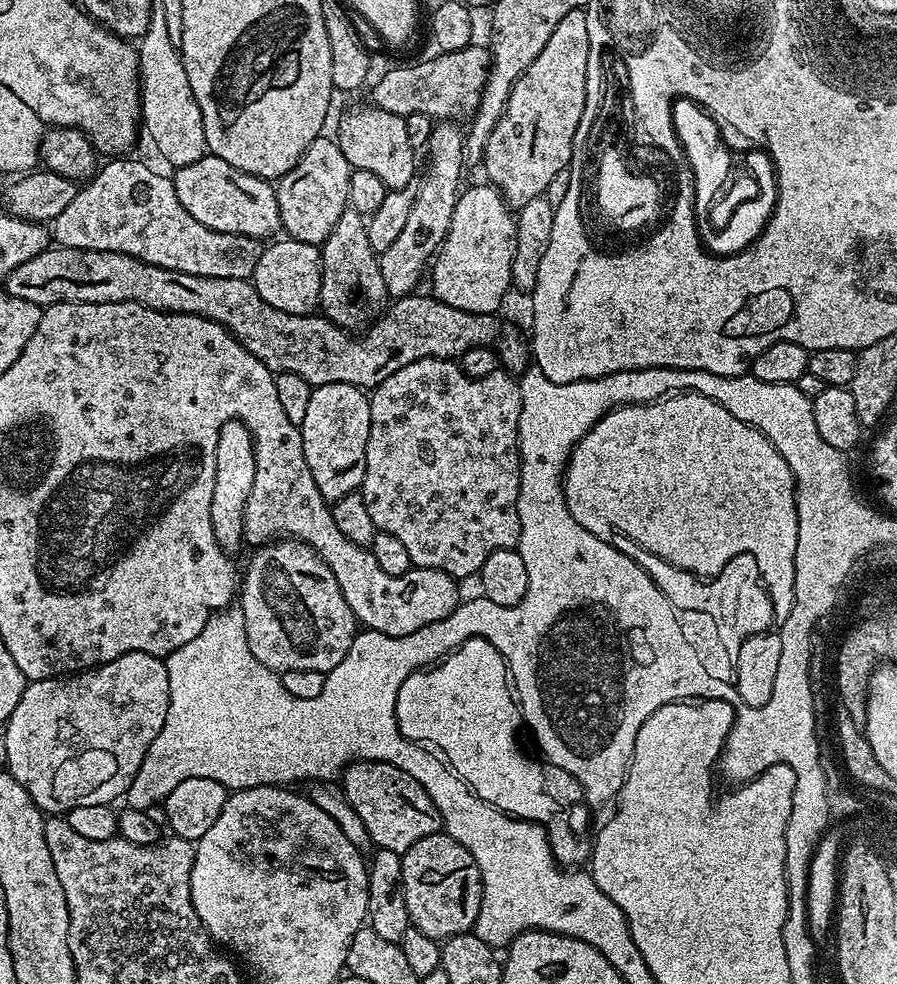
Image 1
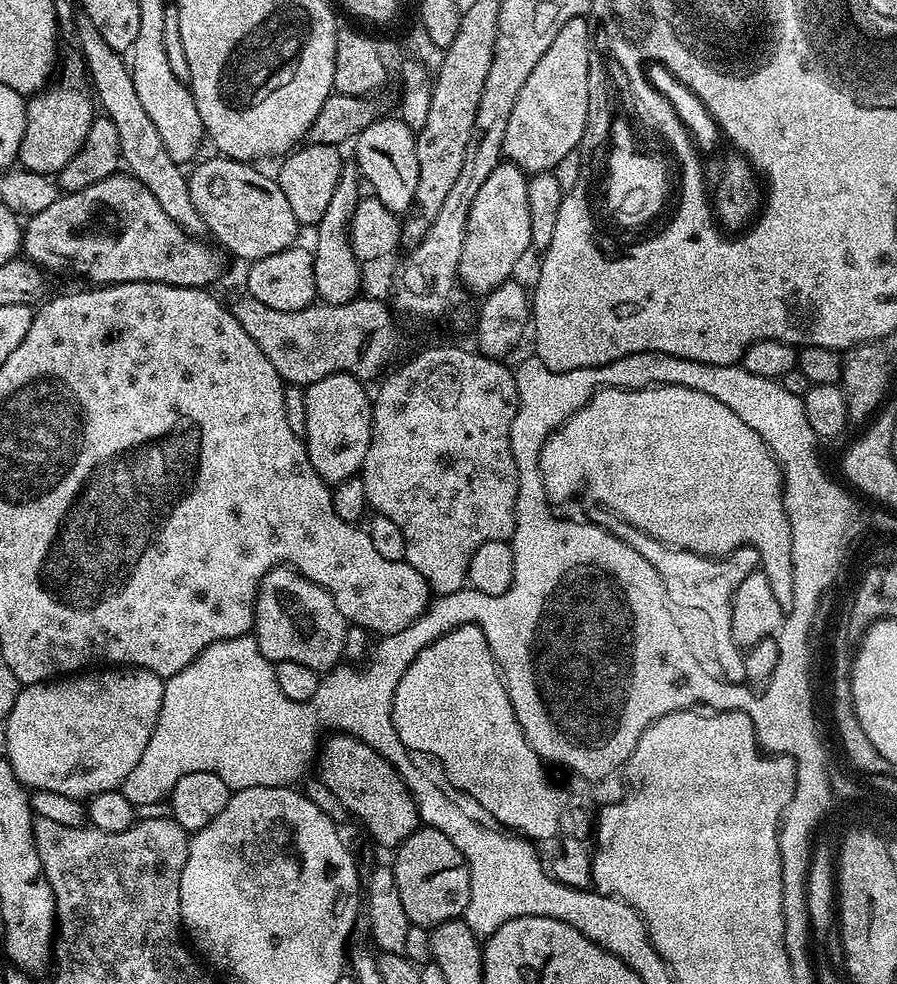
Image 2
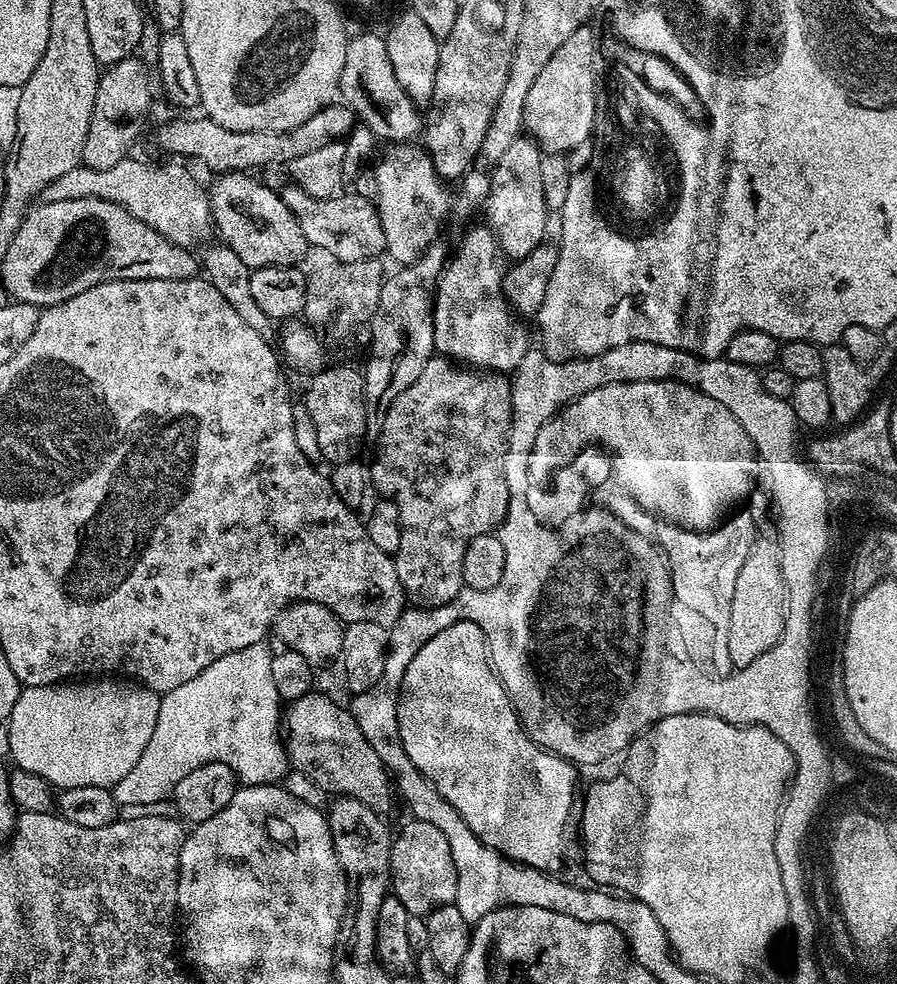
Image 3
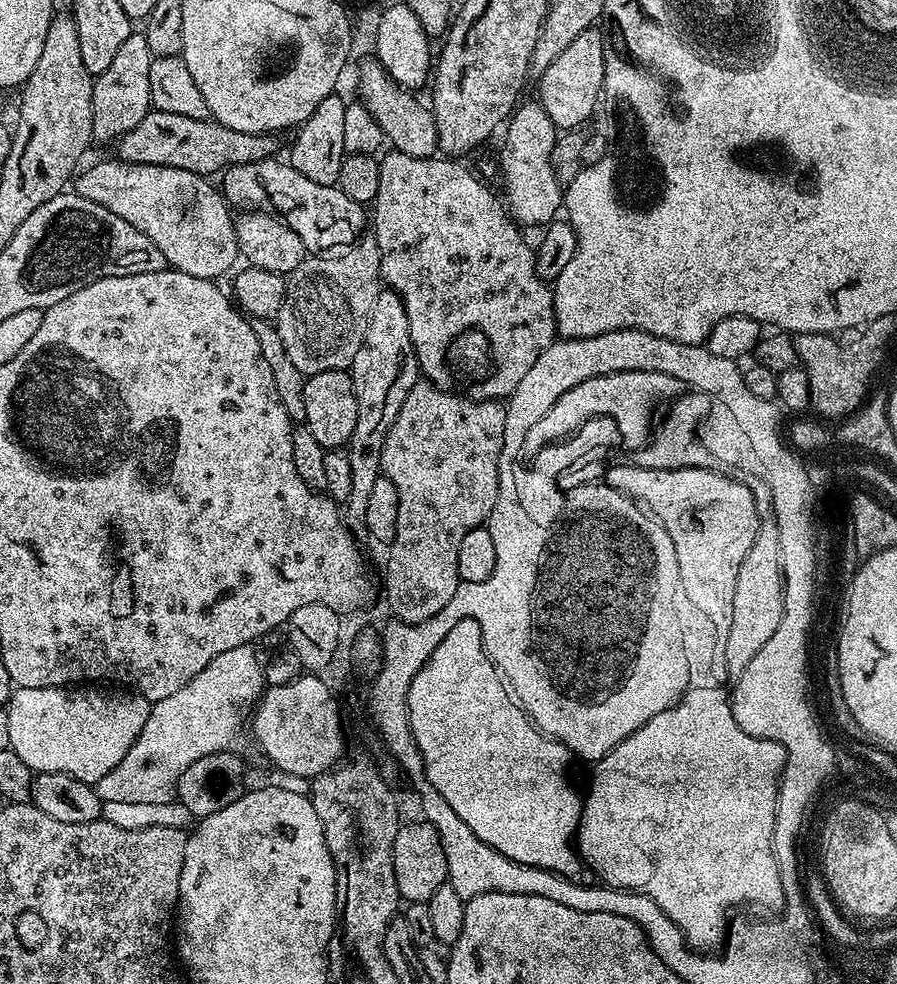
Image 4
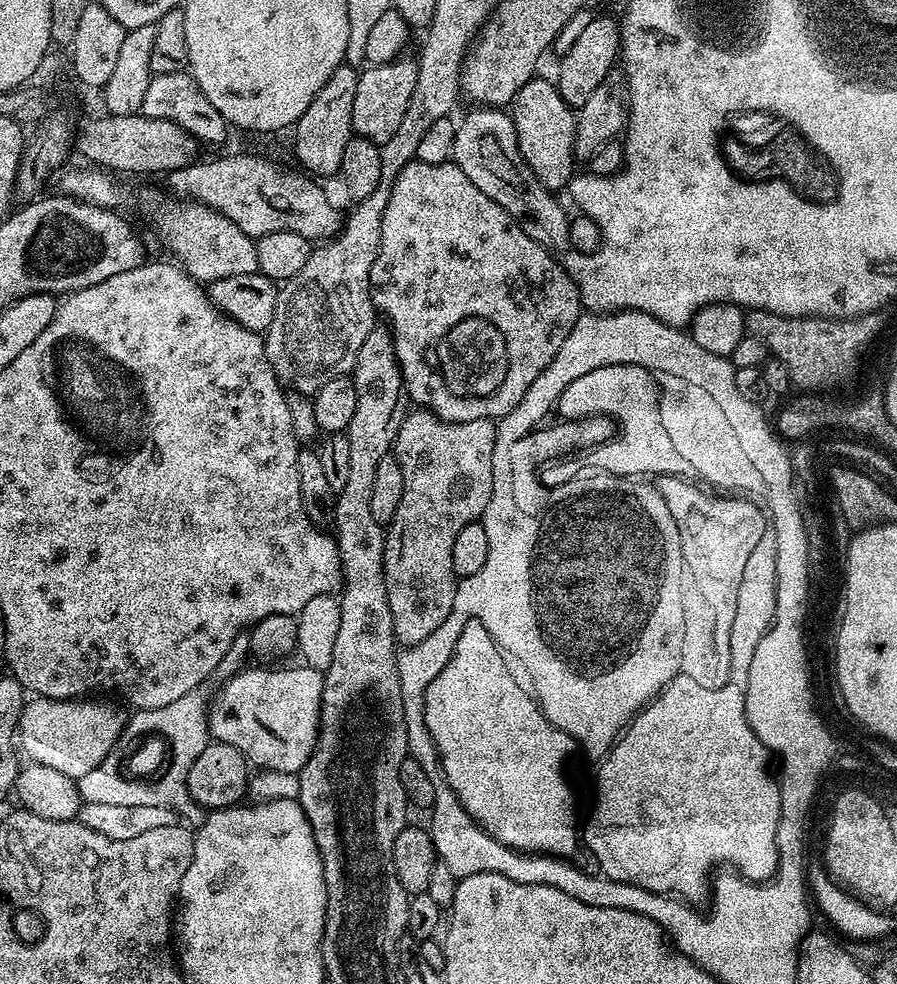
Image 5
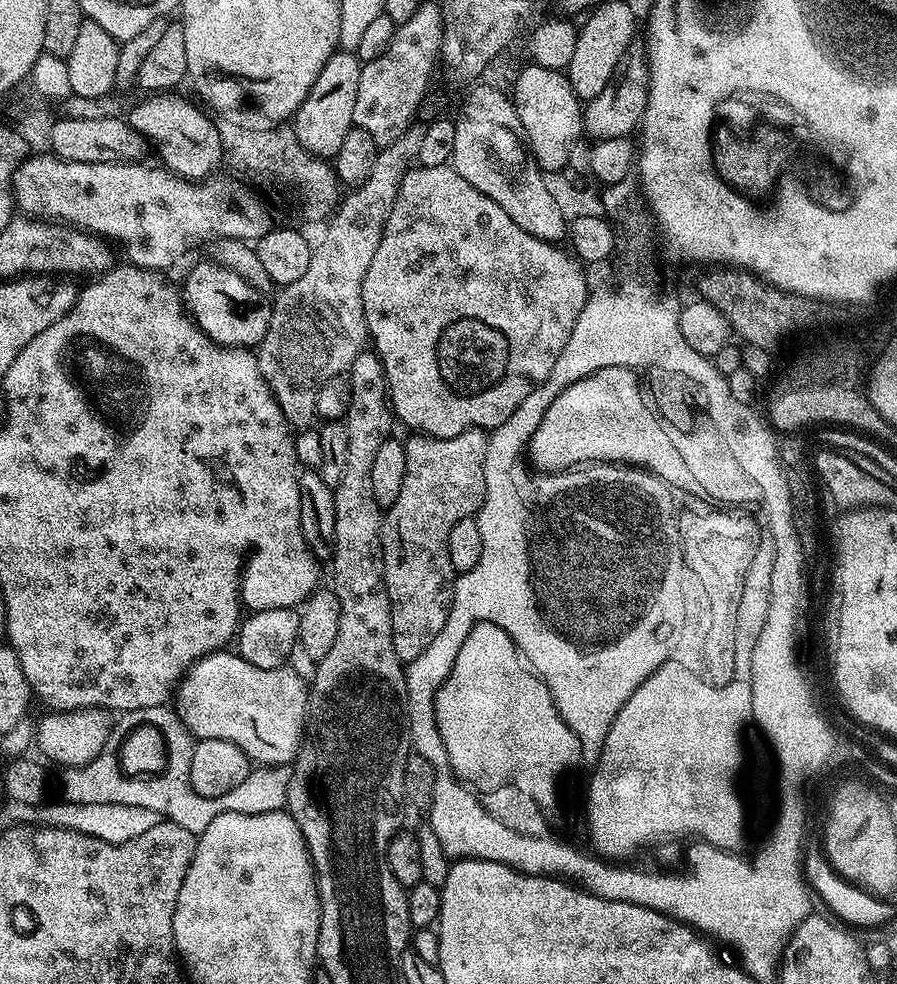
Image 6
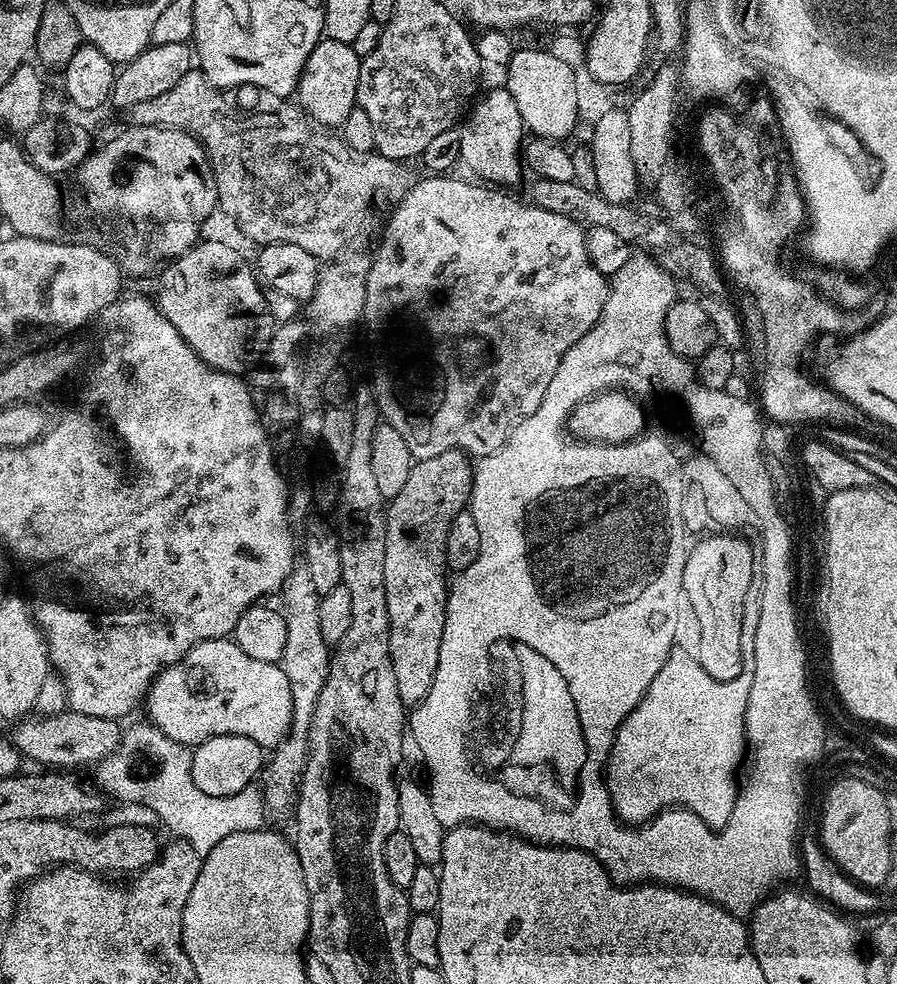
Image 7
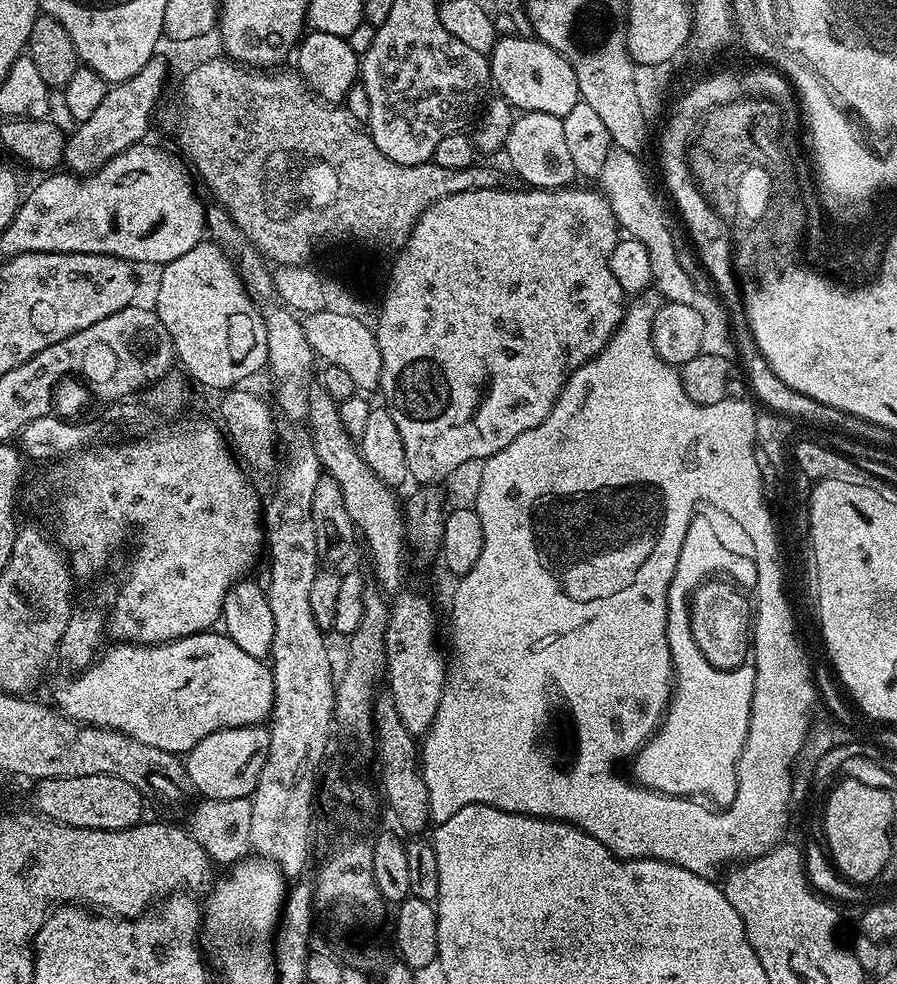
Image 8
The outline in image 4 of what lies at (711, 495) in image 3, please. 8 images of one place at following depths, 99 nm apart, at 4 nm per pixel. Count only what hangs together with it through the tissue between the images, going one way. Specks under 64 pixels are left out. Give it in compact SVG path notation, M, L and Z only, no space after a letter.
M615 372L598 378L586 378L586 382L578 382L571 390L566 390L530 430L526 430L526 438L522 442L522 448L528 451L529 457L537 456L548 444L555 444L558 440L564 440L573 432L595 416L609 416L618 422L618 430L622 434L624 444L636 444L643 446L650 439L650 429L653 427L652 415L656 407L663 400L672 402L676 395L684 394L686 385L678 378L661 372Z

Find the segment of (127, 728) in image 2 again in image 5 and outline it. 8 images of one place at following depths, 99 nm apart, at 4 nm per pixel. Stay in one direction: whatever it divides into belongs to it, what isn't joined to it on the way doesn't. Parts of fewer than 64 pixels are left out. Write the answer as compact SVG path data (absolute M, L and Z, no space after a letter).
M32 698L24 705L20 714L20 727L18 729L18 744L24 747L23 755L31 763L51 766L62 774L79 778L90 774L106 754L114 746L114 742L122 734L126 723L125 713L120 713L112 704L103 704L100 698L77 698L75 700L45 700Z

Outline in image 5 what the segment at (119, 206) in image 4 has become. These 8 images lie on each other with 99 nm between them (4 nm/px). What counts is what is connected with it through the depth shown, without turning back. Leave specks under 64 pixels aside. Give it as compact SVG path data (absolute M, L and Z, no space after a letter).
M152 192L145 198L144 204L152 211L152 224L156 227L156 236L164 243L171 259L183 268L187 276L204 286L211 286L215 280L254 274L259 272L256 240L246 235L234 222L215 212L204 204L195 203L187 198L164 200L160 192Z

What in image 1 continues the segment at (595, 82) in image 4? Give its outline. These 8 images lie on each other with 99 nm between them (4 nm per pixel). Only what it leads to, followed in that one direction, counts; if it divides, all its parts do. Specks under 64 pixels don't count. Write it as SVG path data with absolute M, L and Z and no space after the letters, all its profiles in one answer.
M584 8L570 10L570 14L554 26L554 34L550 34L550 42L542 46L542 54L530 62L522 78L514 82L514 90L510 90L510 102L506 102L506 110L502 118L498 118L498 126L494 126L494 134L490 134L490 142L486 142L482 172L488 175L485 176L487 183L502 193L504 201L513 210L526 206L530 198L542 196L550 181L571 165L574 134L578 130L578 122L582 122L582 110L586 106L586 58L590 58L586 11Z

